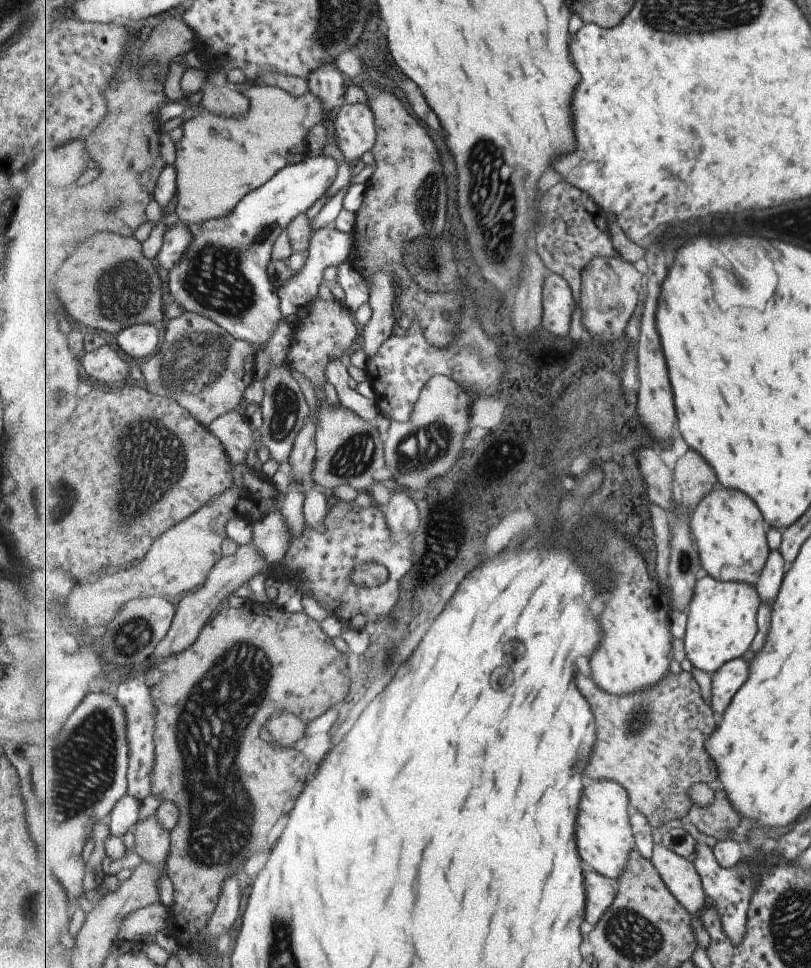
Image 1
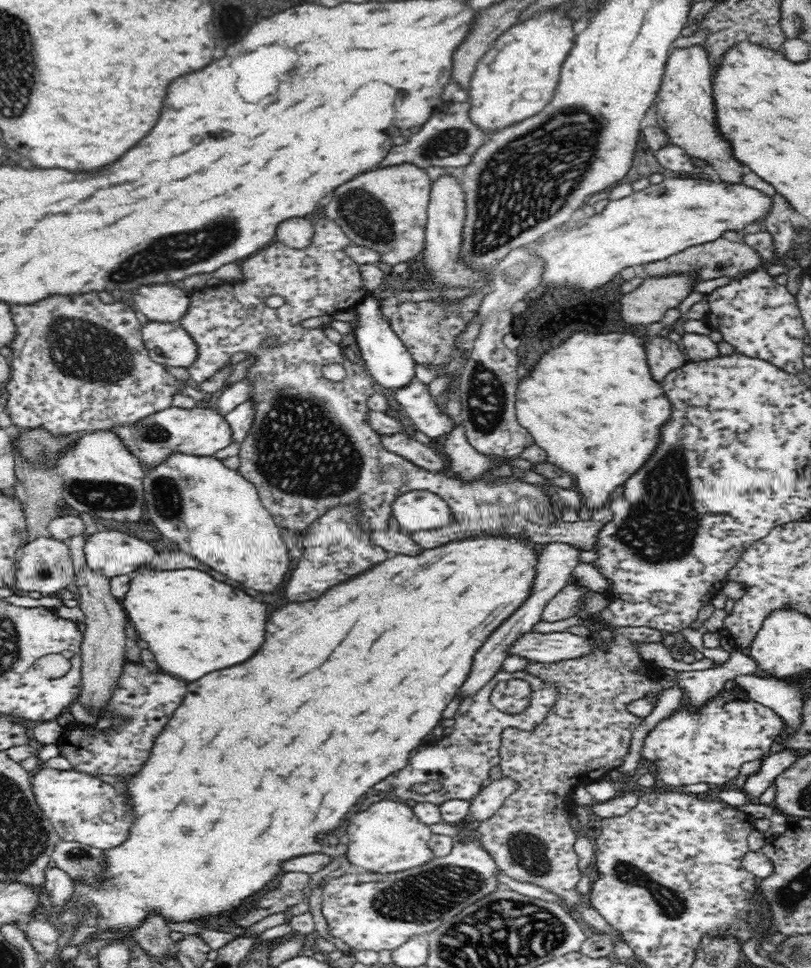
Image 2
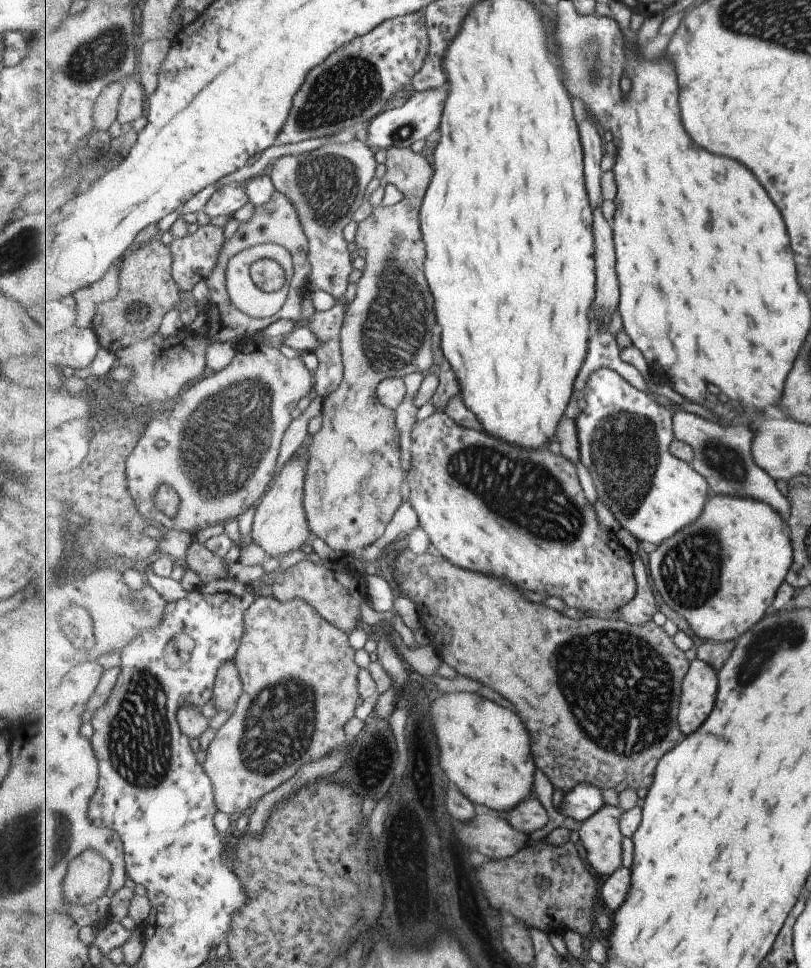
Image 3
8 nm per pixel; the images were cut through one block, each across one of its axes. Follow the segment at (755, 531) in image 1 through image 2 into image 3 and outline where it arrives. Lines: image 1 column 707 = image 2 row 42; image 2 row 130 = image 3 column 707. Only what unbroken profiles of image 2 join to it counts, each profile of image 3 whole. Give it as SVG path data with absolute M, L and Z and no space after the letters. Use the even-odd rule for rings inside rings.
M608 368L593 372L582 393L587 406L576 419L580 460L588 468L597 498L611 510L622 528L628 530L638 541L661 544L677 534L681 528L698 521L712 493L710 483L688 462L671 454L670 444L676 439L674 414L671 410L663 404L657 404L653 395L637 390L617 372Z

